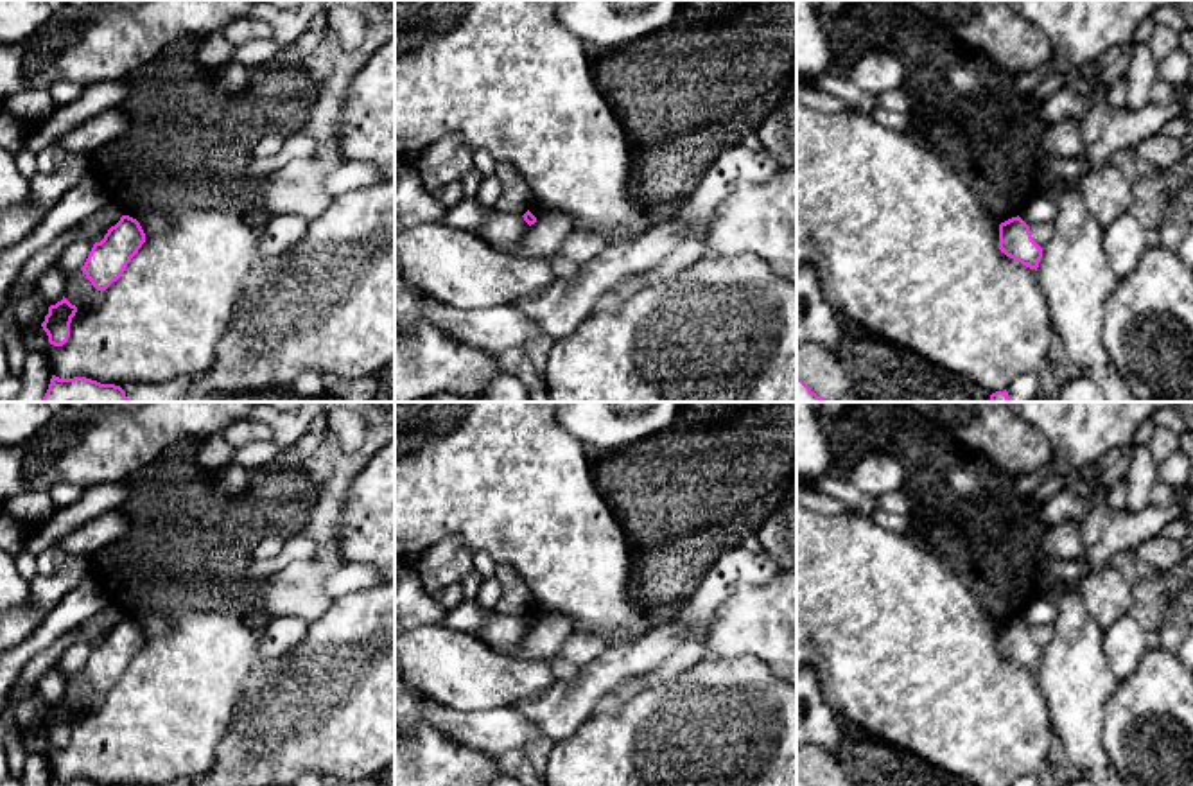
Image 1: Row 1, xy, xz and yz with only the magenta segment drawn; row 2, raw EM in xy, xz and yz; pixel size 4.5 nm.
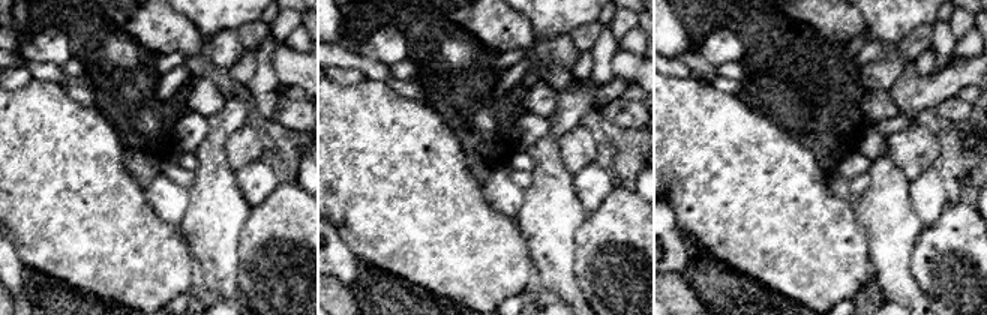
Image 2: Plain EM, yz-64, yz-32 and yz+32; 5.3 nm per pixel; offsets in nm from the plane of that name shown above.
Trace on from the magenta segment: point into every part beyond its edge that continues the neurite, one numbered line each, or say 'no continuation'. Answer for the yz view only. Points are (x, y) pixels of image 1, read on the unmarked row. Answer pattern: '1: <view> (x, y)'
no continuation

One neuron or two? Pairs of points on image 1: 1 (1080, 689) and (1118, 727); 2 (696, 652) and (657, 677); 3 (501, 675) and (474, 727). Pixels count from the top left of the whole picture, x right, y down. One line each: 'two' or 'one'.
1: two
2: one
3: two

